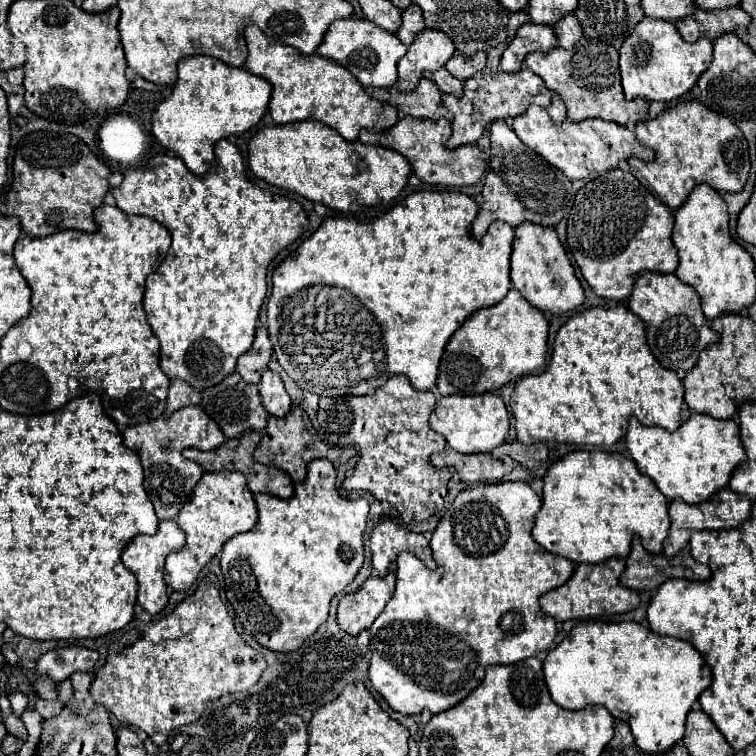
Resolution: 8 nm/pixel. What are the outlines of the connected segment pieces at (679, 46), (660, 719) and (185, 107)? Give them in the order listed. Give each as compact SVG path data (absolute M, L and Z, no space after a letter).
M644 16L642 24L630 32L630 36L620 46L620 76L624 96L632 98L648 98L670 102L686 94L698 80L698 76L710 66L712 44L702 38L696 42L684 42L678 34L676 26L668 20L654 20Z
M578 622L572 632L548 652L544 680L552 700L566 710L588 704L606 706L616 720L626 720L644 752L666 752L684 736L686 714L698 694L712 682L698 650L678 638L658 636L638 622Z
M188 56L178 62L178 80L170 98L166 98L152 116L152 134L168 150L176 152L186 168L194 174L206 172L214 160L214 144L230 134L242 134L250 126L258 124L268 108L272 86L268 80L250 74L244 68L234 68L212 56Z

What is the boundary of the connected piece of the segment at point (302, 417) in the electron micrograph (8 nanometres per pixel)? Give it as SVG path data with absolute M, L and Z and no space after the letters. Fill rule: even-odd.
M292 408L286 418L270 416L266 432L260 440L260 446L254 450L256 462L284 468L284 472L292 478L294 484L300 484L302 480L306 480L306 466L308 466L308 462L312 462L316 458L328 458L330 462L338 464L338 450L332 450L328 444L324 444L318 438L308 414L302 408Z

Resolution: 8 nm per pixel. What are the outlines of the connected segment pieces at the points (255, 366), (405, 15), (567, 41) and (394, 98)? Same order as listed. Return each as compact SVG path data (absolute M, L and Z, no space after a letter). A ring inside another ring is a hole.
M264 326L256 328L256 340L248 352L244 352L238 358L236 370L248 384L258 384L262 372L268 366L268 360L272 356L272 344L268 340L268 330Z
M412 4L410 8L406 8L404 12L402 12L402 26L400 26L400 30L396 32L396 36L398 36L398 40L402 42L402 44L410 44L410 42L414 42L414 38L416 38L416 34L420 32L420 30L424 30L426 26L424 26L424 18L422 18L422 10L416 6L416 4Z
M564 16L554 26L554 34L562 48L572 48L582 38L582 28L580 28L576 16Z
M422 78L418 82L418 88L412 92L398 92L398 90L390 90L386 94L386 102L396 106L398 116L414 116L414 118L442 118L446 116L446 108L442 106L442 94L438 90L438 86L432 80Z

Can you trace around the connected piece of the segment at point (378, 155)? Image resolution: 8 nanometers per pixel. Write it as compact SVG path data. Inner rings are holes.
M304 120L258 130L248 144L248 166L258 178L272 186L292 190L312 202L320 202L340 212L354 212L362 206L376 206L394 200L410 174L410 164L394 150L382 146L370 146L368 150L366 146L364 152L366 156L358 152L356 158L354 142L344 140L334 128L322 122Z

